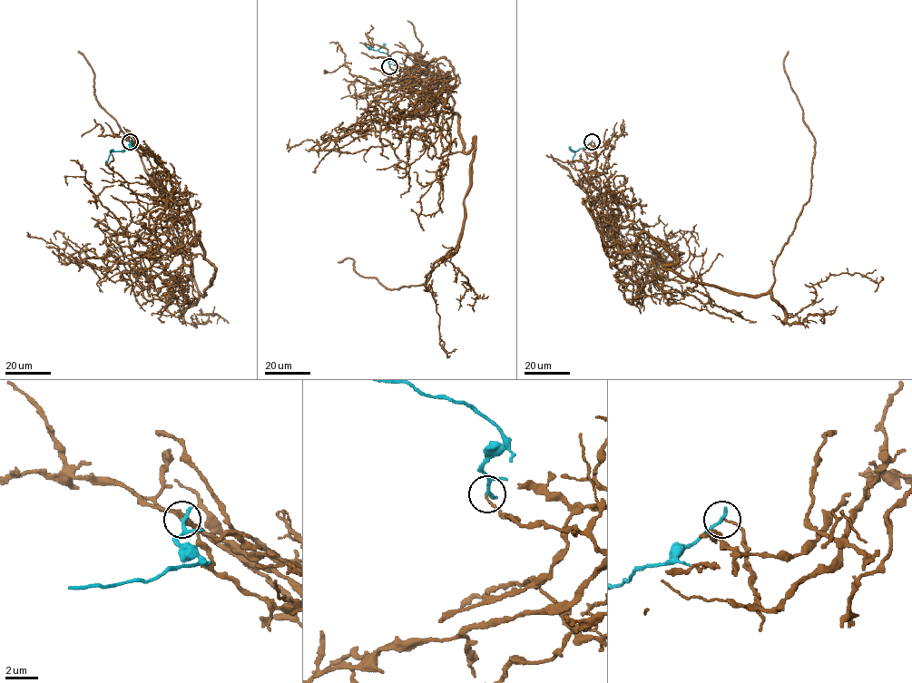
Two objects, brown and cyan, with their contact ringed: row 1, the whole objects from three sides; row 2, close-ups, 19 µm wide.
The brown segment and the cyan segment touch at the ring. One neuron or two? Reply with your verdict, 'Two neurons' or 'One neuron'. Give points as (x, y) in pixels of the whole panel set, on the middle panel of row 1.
Two neurons

